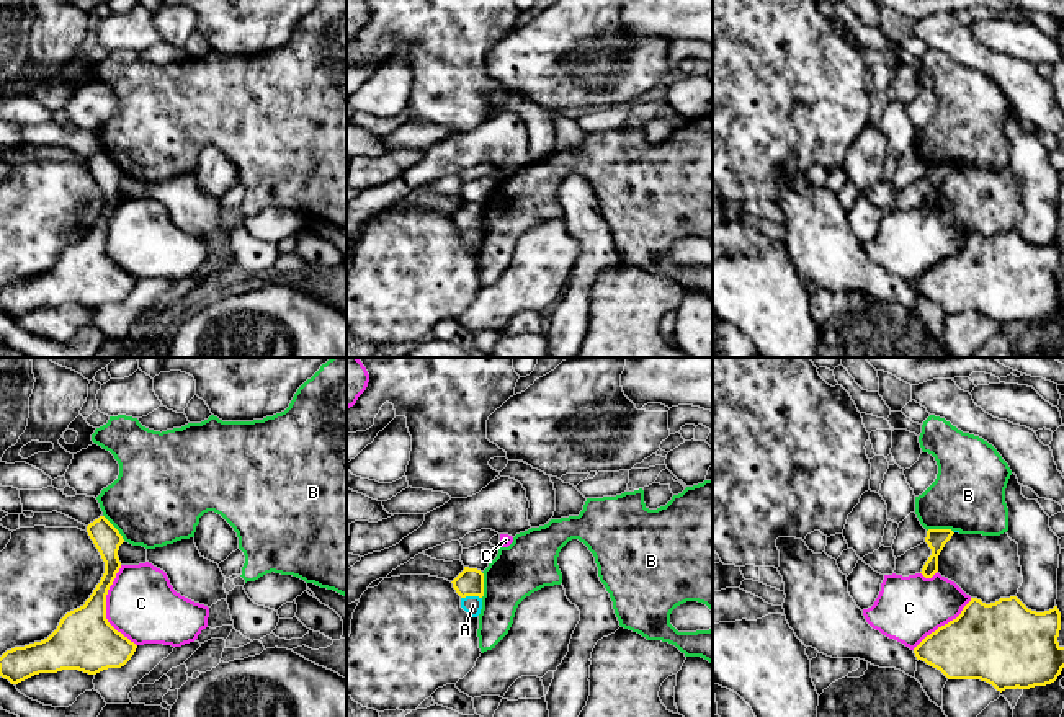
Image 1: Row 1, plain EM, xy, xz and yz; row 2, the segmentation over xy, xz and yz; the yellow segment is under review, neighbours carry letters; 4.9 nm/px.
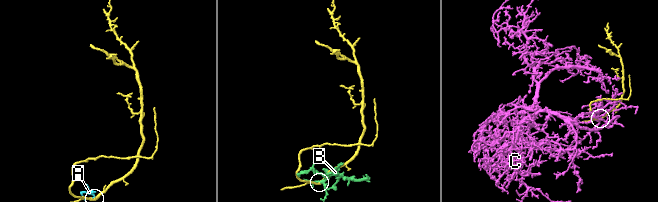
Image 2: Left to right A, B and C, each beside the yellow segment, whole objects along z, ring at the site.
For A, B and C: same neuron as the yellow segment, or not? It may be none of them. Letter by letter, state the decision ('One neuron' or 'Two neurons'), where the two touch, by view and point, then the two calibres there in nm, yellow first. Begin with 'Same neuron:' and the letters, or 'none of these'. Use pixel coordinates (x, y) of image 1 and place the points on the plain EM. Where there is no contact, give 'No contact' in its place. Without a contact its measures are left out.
Same neuron: none of these
A: Two neurons. Touches yellow at xz (471, 229). Thickness 140 nm (yellow) against 90 nm
B: Two neurons. Touches yellow at yz (940, 164). Thickness 100 nm (yellow) against 360 nm
C: Two neurons. Touches yellow at xy (105, 242). Thickness 300 nm (yellow) against 340 nm

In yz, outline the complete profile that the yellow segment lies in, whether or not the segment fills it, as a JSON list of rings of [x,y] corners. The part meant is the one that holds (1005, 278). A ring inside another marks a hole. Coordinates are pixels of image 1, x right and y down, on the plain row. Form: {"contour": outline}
{"contour": [[[1017,230],[990,238],[971,232],[956,253],[927,269],[914,287],[948,314],[981,314],[1000,327],[1030,323],[1061,309],[1059,265],[1057,240],[1036,247]]]}

